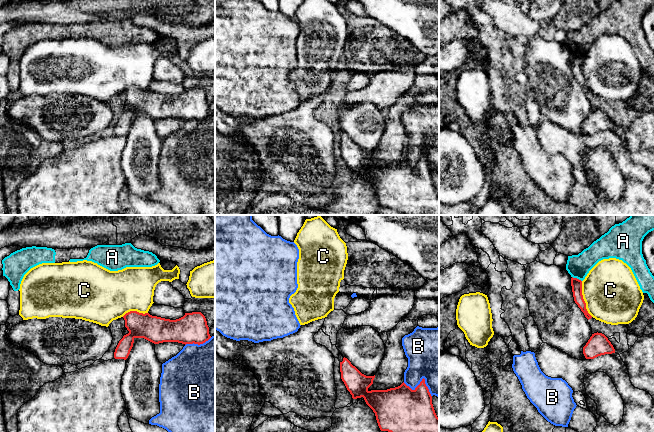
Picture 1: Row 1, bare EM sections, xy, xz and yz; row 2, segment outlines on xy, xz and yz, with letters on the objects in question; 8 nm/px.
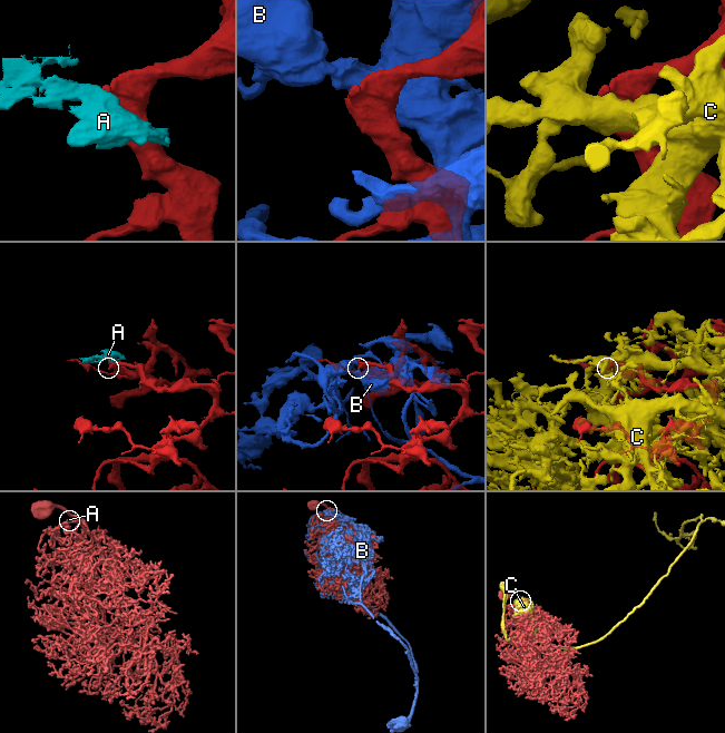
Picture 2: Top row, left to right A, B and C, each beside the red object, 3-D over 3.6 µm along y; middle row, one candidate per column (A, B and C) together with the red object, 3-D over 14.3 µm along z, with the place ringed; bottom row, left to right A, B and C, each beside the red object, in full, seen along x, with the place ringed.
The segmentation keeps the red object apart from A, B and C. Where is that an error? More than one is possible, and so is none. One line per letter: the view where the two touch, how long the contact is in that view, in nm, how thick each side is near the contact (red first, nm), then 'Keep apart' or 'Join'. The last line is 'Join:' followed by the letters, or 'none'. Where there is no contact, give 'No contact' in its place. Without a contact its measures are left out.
A: Touches red in yz. Shared border 90 nm. Thickness 90 nm (red) against 190 nm. Keep apart
B: Touches red in xz. Shared border 260 nm. Thickness 300 nm (red) against 440 nm. Keep apart
C: Touches red in yz. Shared border 300 nm. Thickness 90 nm (red) against 460 nm. Keep apart
Join: none

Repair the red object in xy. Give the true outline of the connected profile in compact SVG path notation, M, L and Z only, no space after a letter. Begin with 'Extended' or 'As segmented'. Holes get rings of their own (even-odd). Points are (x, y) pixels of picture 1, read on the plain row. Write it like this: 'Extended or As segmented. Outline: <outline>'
As segmented. Outline: M130 87L123 94L129 109L119 117L114 128L115 135L128 134L135 114L144 114L154 120L178 118L185 121L200 121L211 114L206 94L201 88L185 89L179 95L170 96Z

